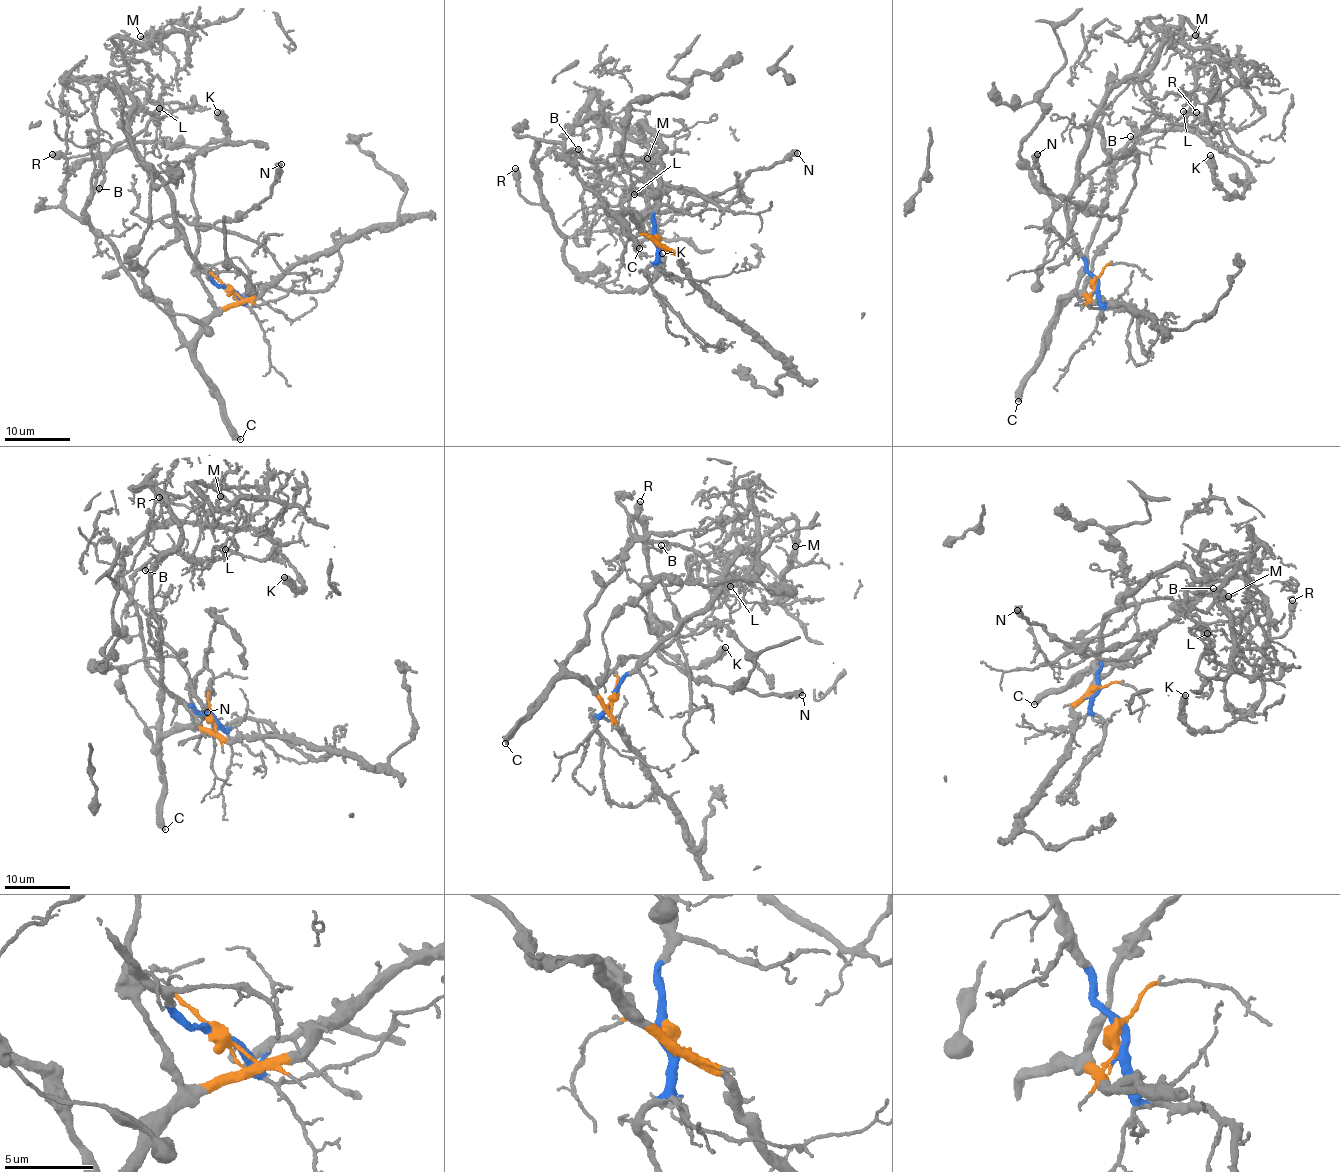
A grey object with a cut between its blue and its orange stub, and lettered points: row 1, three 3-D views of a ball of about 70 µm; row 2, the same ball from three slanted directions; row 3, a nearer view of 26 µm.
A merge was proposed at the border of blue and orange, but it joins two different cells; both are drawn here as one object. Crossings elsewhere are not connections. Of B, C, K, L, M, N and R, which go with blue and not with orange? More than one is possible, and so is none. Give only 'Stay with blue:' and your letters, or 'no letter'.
Stay with blue: B, L, M

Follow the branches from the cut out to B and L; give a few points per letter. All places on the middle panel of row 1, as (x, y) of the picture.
B: (655, 239), (659, 159), (667, 148), (645, 122), (639, 126), (648, 167), (617, 172), (580, 157), (577, 149)
L: (655, 239), (659, 159), (667, 148), (645, 122), (639, 126), (648, 164), (624, 199), (634, 194)

